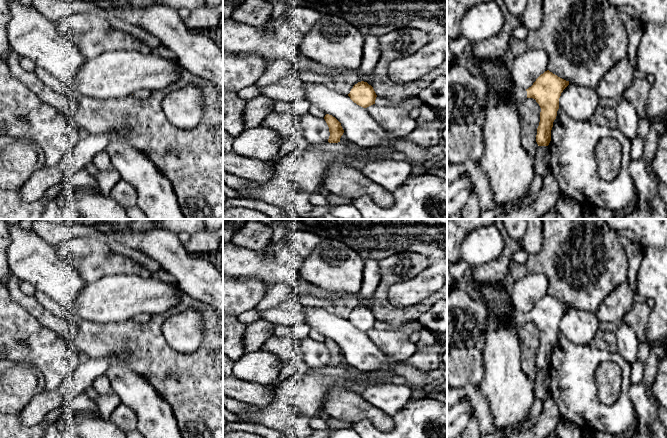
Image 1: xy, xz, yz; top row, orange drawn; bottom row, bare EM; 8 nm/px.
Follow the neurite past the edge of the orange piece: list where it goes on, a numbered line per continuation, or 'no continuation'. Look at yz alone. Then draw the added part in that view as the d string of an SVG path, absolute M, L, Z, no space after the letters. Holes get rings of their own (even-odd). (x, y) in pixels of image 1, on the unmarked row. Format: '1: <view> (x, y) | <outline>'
1: yz (518, 318) | M514 308L509 321L513 326L519 329L523 324L527 323L527 315Z

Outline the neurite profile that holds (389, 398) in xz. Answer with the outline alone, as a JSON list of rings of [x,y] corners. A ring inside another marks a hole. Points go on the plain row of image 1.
[[[373,384],[365,387],[360,395],[373,407],[393,416],[411,400],[411,393],[407,384]]]

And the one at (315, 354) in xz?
[[[309,337],[296,340],[300,348],[305,363],[313,369],[327,367],[330,356],[324,342],[315,341]]]

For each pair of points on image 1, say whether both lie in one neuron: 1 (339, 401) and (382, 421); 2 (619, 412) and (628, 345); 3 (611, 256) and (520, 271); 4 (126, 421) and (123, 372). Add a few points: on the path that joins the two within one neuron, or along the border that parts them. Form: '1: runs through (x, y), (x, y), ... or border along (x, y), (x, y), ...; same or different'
1: runs through (350, 406), (362, 412), (371, 413); same
2: border along (617, 352), (630, 364); different
3: runs through (588, 257), (574, 257), (570, 261), (543, 262); same
4: border along (121, 403), (133, 410), (137, 418), (136, 426); different

